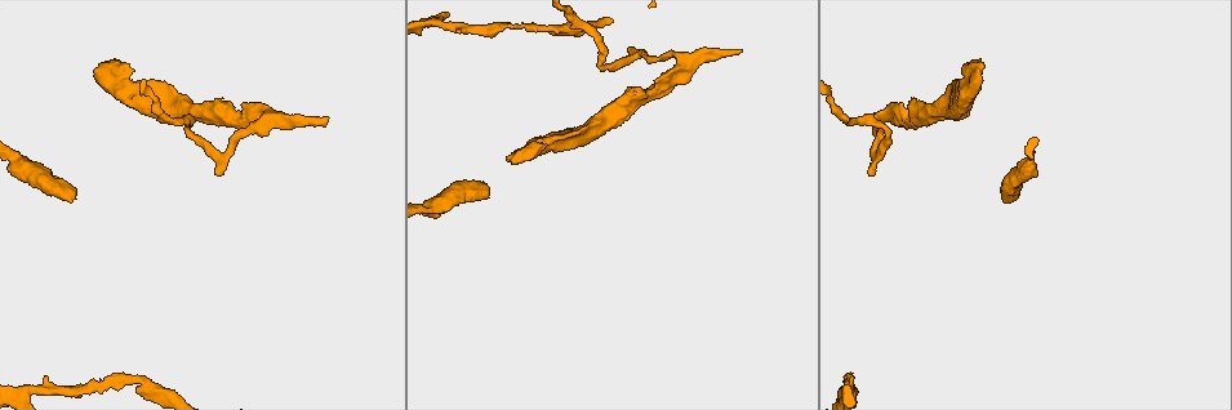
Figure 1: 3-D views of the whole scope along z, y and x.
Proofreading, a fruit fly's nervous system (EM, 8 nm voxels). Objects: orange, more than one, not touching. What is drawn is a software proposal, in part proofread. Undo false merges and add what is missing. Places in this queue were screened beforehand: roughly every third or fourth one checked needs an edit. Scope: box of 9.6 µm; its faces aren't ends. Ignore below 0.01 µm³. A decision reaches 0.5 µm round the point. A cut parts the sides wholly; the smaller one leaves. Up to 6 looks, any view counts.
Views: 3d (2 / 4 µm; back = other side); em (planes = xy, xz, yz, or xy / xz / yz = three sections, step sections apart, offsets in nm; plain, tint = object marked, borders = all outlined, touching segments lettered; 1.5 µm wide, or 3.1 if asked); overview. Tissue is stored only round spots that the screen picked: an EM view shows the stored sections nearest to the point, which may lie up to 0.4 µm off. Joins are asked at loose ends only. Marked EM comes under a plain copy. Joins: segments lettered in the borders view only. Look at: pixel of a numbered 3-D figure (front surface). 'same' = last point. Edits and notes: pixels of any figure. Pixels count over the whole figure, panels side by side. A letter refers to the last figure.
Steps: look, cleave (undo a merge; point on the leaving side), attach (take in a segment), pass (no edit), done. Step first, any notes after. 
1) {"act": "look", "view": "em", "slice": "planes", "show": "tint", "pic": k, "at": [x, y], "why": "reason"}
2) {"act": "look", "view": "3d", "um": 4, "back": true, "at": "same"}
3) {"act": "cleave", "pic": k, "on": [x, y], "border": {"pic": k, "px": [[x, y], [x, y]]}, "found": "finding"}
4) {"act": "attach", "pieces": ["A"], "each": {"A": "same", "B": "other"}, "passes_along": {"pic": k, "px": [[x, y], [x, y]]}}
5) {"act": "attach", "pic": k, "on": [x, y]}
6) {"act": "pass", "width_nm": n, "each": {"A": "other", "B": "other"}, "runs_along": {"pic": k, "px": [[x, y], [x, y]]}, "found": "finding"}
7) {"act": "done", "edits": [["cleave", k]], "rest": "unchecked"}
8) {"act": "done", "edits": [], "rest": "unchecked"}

{"act": "look", "view": "em", "slice": "yz", "step": 4, "show": "borders", "pic": 1, "at": [561, 141], "why": "a fork"}

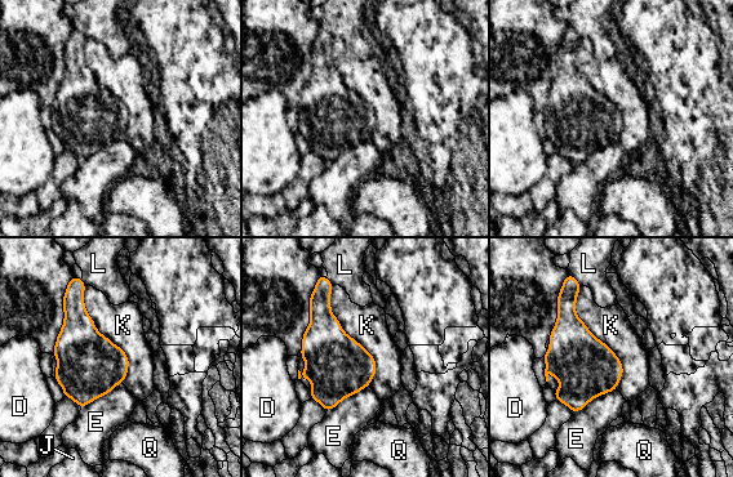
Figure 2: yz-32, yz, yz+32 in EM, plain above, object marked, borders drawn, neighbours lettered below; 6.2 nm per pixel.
{"act": "pass", "width_nm": 380, "each": {"D": "other", "E": "other", "J": "other", "K": "other", "L": "other", "Q": "other"}, "border": {"pic": 2, "px": [[581, 286], [617, 388]]}, "found": "continuous, no second cell"}

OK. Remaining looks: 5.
{"act": "look", "view": "em", "slice": "yz", "step": 4, "show": "tint", "pic": 1, "at": [73, 200], "why": "stops while still wide"}

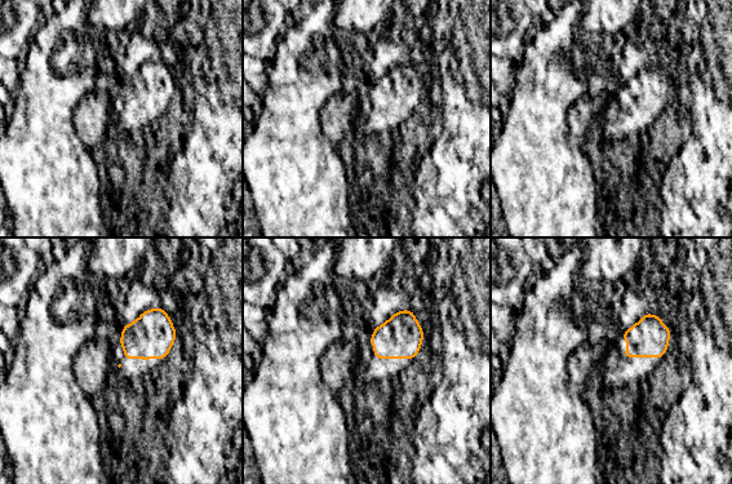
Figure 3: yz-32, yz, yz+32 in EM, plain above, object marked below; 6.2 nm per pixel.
{"act": "look", "view": "em", "slice": "planes", "show": "borders", "at": "same", "why": "cut it another way"}

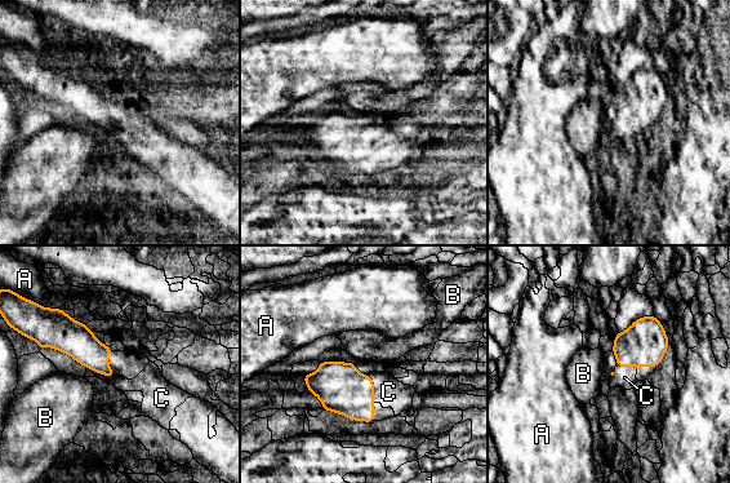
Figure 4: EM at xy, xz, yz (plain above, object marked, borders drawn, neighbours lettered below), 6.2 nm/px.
{"act": "attach", "pieces": ["C"], "each": {"A": "other", "B": "other", "C": "same"}, "found": "it goes on there"}

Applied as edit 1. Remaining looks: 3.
{"act": "done", "edits": [["attach", 4]], "rest": "unchecked"}

